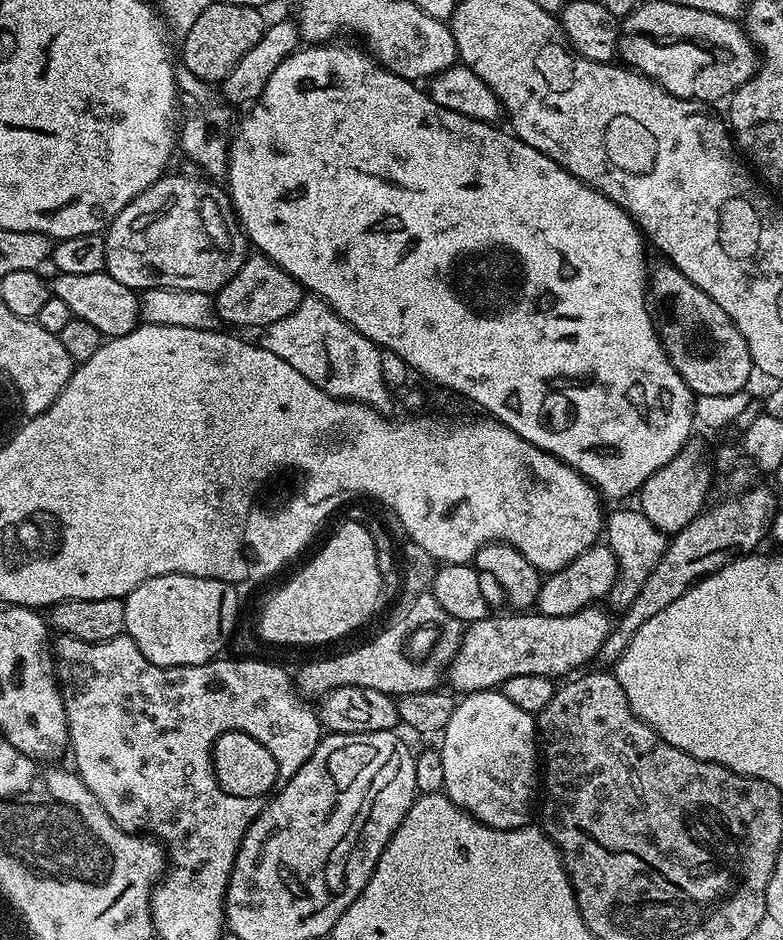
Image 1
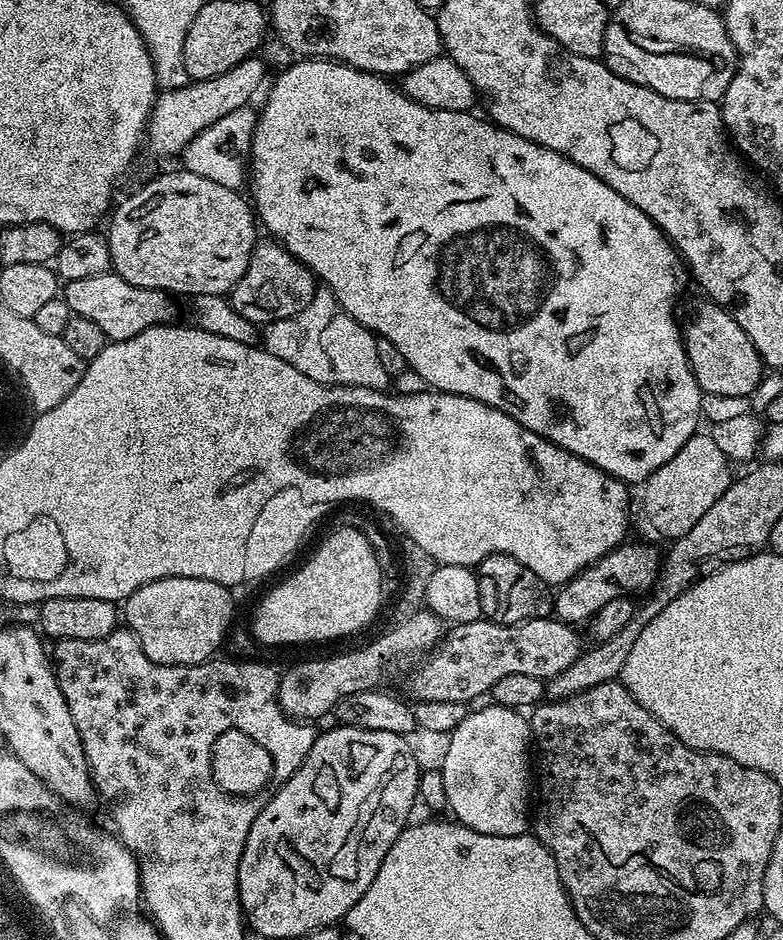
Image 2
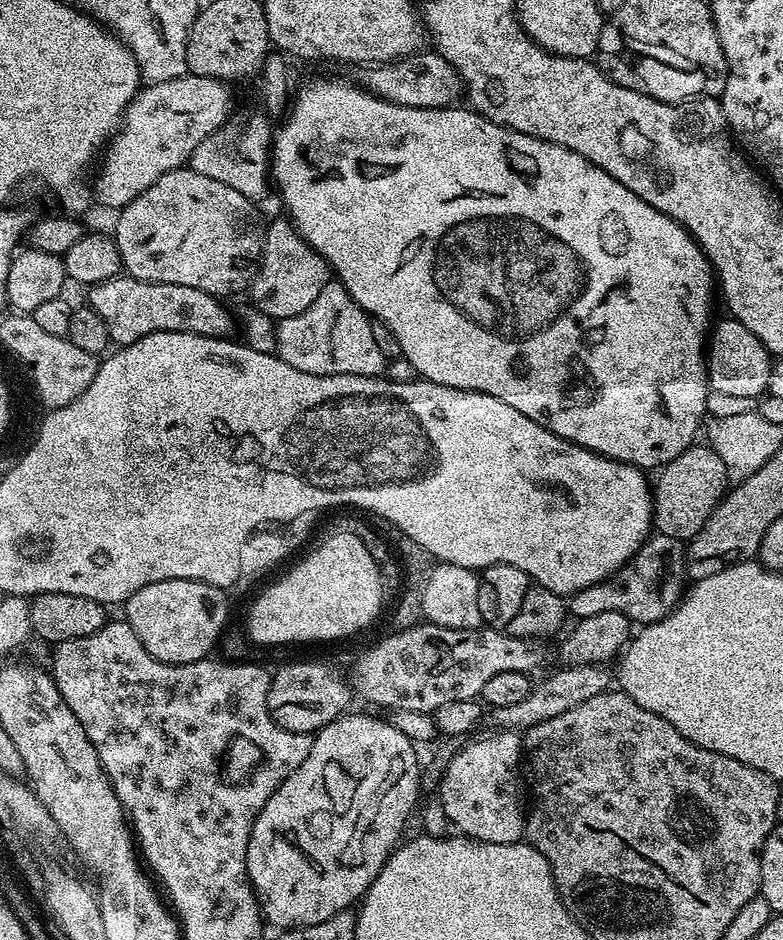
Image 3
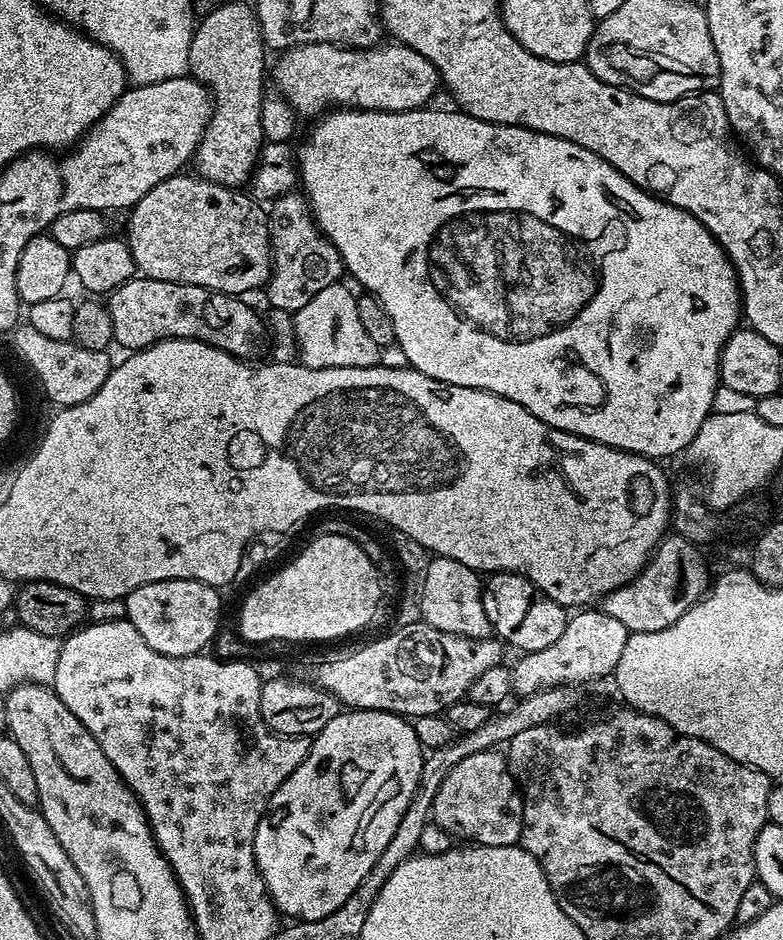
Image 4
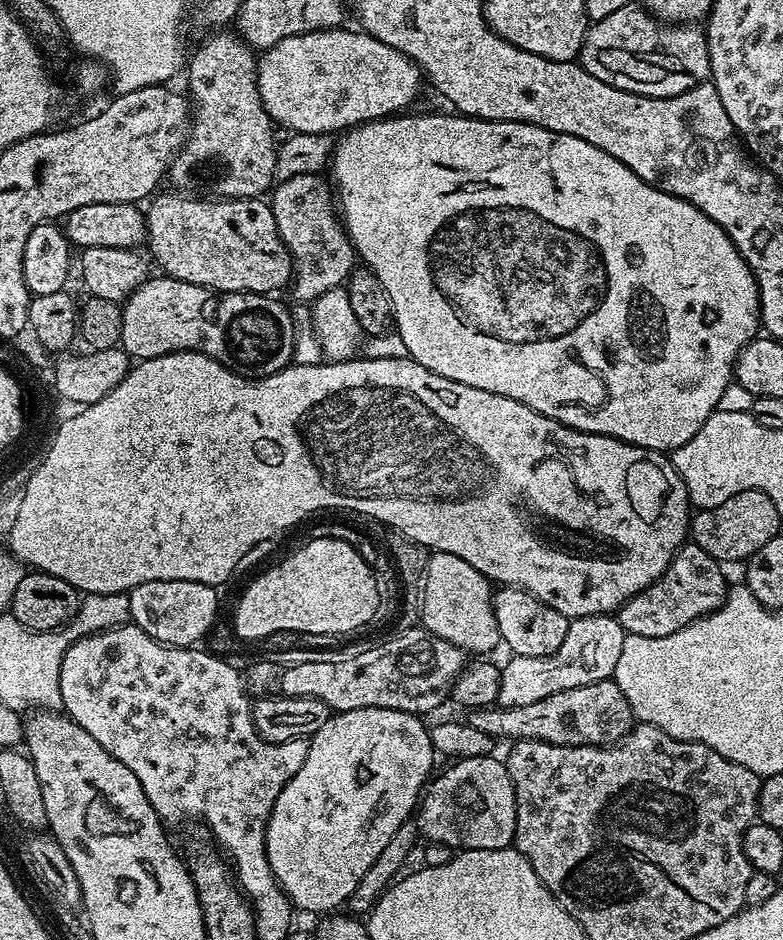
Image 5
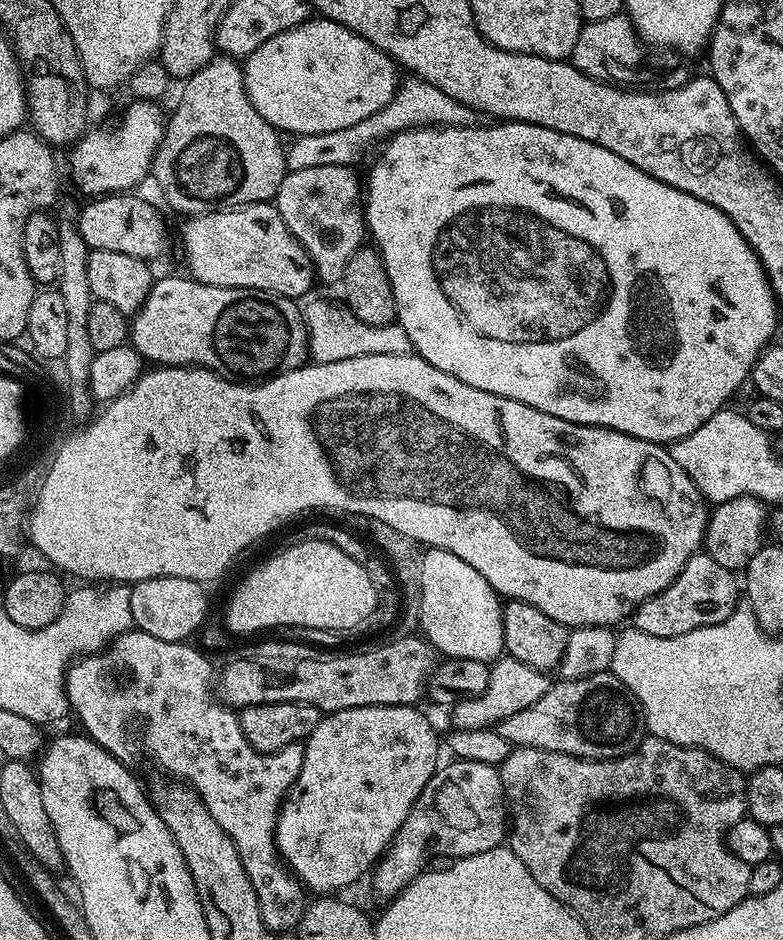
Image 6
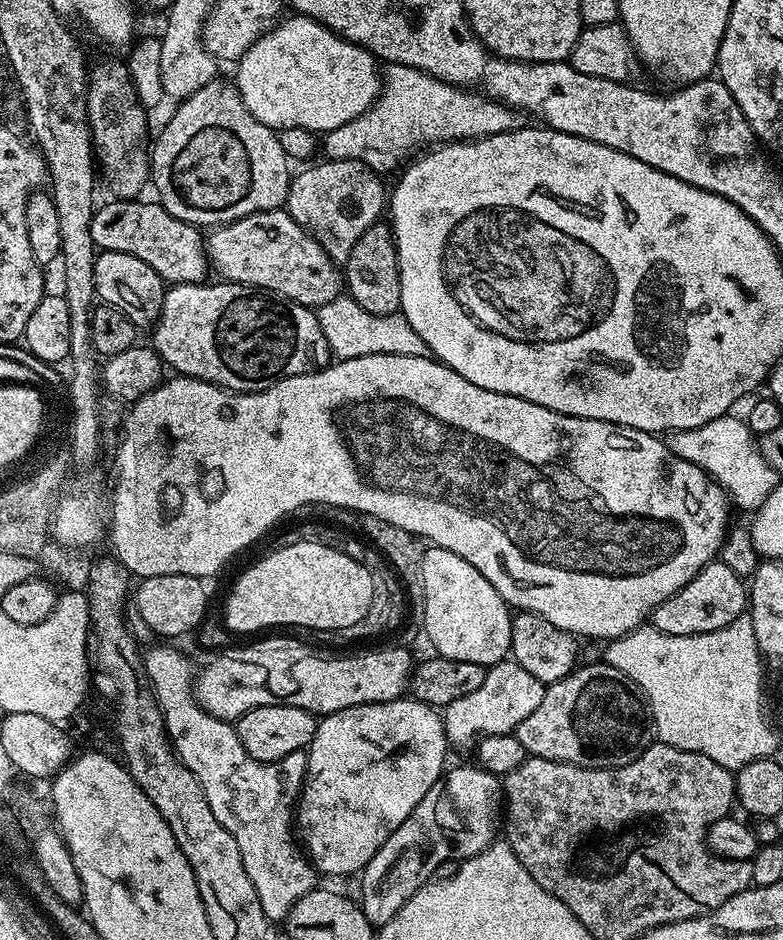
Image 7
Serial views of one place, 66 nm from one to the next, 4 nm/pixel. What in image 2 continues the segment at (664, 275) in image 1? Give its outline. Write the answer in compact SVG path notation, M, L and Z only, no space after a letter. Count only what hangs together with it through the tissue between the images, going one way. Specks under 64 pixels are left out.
M711 302L703 303L697 306L696 313L688 320L688 328L686 324L682 332L684 349L701 393L750 397L765 375L766 365L758 350L754 350L754 342L746 338L746 330L734 322L725 308Z

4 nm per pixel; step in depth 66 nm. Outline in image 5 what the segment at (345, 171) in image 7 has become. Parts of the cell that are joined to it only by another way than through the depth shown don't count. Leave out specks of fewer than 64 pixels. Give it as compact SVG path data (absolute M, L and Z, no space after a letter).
M315 172L291 176L279 181L271 189L270 203L274 222L278 226L280 241L287 246L288 252L292 256L293 279L290 284L290 293L292 292L294 296L292 298L297 303L310 304L326 291L341 287L352 274L358 257L356 251L352 249L350 238L338 215L338 208L334 203L334 192L329 181L323 175Z

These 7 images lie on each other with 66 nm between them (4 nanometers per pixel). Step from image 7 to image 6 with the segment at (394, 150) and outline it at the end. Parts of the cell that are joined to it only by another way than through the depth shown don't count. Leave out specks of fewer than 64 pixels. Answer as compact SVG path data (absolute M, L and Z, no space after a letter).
M408 78L397 88L396 97L385 108L378 110L378 114L370 114L370 118L358 122L358 126L350 126L346 130L293 139L293 144L287 145L286 159L291 170L306 170L310 166L352 166L357 163L355 160L362 159L368 151L371 153L395 132L433 126L468 126L473 123L472 119L474 113L471 108L442 94L442 90L430 86L430 82Z

